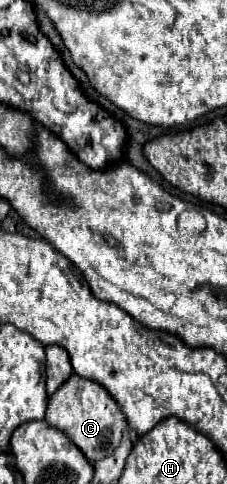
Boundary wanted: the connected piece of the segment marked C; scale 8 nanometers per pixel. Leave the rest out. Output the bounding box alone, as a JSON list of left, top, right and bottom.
[44,375,126,463]

